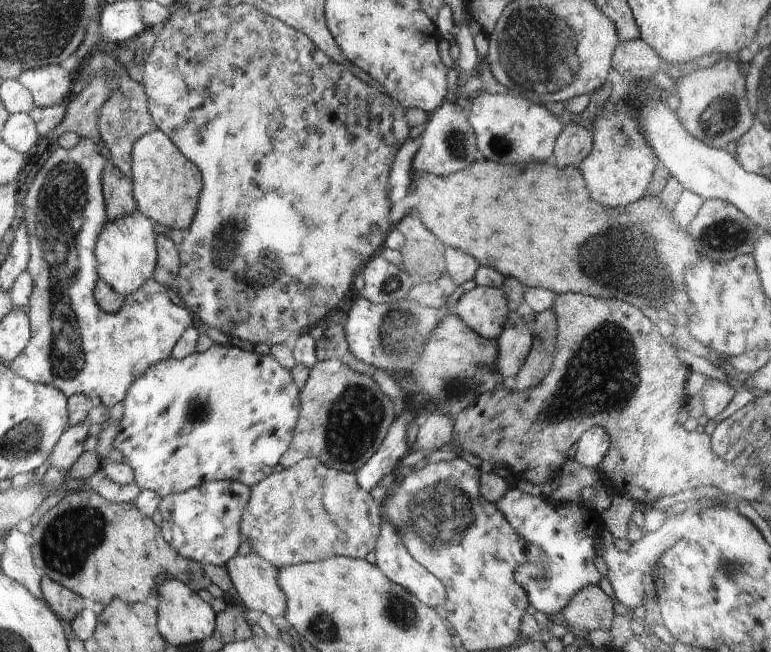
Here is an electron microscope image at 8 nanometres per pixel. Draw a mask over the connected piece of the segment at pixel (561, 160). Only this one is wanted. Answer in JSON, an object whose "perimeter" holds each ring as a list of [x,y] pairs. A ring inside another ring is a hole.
{"perimeter":[[[567,122],[563,125],[562,132],[558,135],[553,150],[556,166],[574,167],[590,154],[593,147],[593,133],[581,125]]]}

